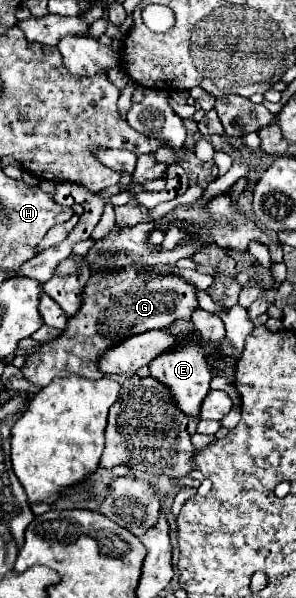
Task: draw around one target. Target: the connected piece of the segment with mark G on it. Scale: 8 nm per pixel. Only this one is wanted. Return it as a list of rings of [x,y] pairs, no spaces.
[[[146,265],[126,267],[126,271],[120,271],[118,275],[92,275],[84,287],[82,311],[74,315],[74,319],[68,319],[62,335],[48,343],[40,343],[36,353],[26,355],[26,361],[20,367],[22,377],[36,387],[46,387],[54,377],[68,375],[98,379],[102,373],[94,367],[94,359],[98,359],[110,343],[118,343],[118,339],[140,331],[164,329],[174,323],[174,319],[190,319],[192,311],[198,307],[196,287],[176,275],[154,275],[154,279],[138,283],[134,271],[142,271],[142,267]]]

